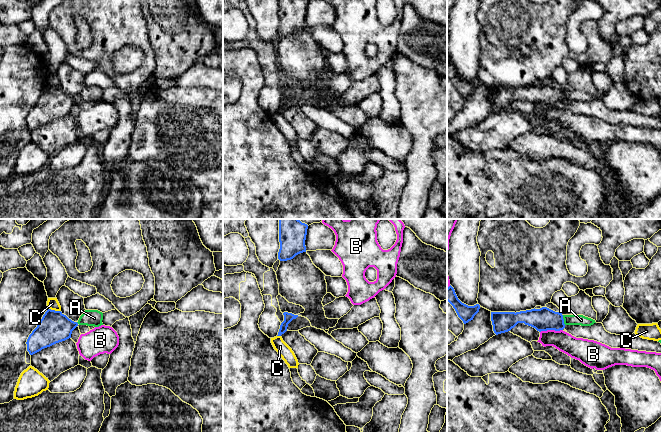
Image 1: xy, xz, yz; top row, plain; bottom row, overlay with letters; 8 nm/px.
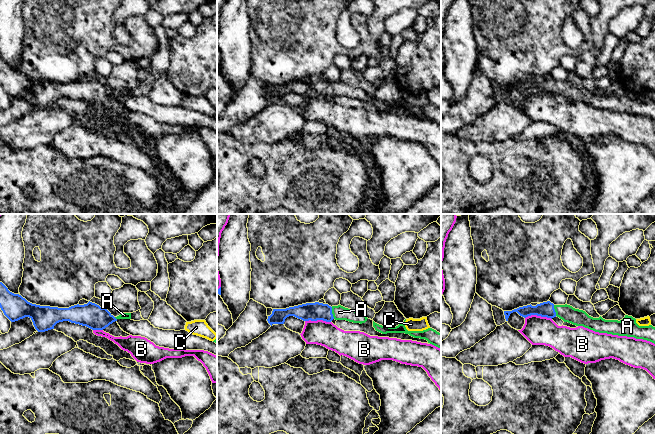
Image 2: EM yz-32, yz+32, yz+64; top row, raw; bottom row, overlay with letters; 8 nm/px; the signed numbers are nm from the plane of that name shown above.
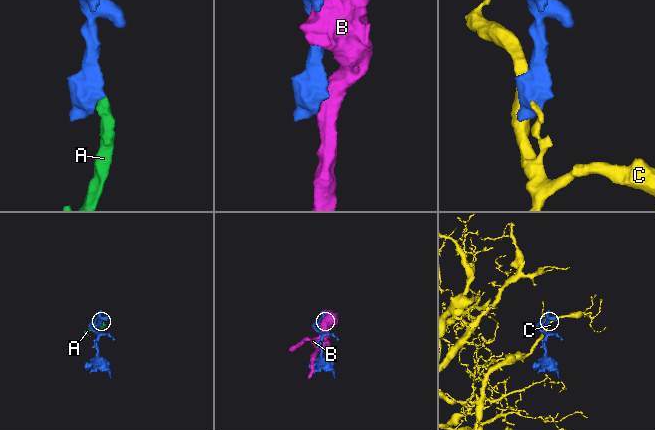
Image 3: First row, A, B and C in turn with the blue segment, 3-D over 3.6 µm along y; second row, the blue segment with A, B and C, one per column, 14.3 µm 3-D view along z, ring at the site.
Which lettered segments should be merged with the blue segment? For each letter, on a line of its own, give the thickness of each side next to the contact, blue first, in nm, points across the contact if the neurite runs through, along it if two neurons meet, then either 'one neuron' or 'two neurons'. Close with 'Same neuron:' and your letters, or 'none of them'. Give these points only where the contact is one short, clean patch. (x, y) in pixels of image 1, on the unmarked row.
A: 190 nm thick on the blue side, 80 nm on the other; runs through yz (543, 95), (563, 96), (581, 96); one neuron
B: 190 nm thick on the blue side, 160 nm on the other; two neurons
C: 260 nm thick on the blue side, 90 nm on the other; two neurons
Same neuron: A

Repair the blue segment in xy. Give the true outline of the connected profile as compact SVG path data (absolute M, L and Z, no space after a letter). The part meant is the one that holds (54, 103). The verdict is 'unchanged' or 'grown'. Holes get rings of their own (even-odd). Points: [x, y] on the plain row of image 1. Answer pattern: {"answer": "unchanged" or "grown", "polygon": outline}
{"answer": "unchanged", "polygon": "M47 85L37 103L32 107L27 115L27 127L33 131L44 124L71 114L72 107L78 102L77 98L72 97L61 87Z"}

